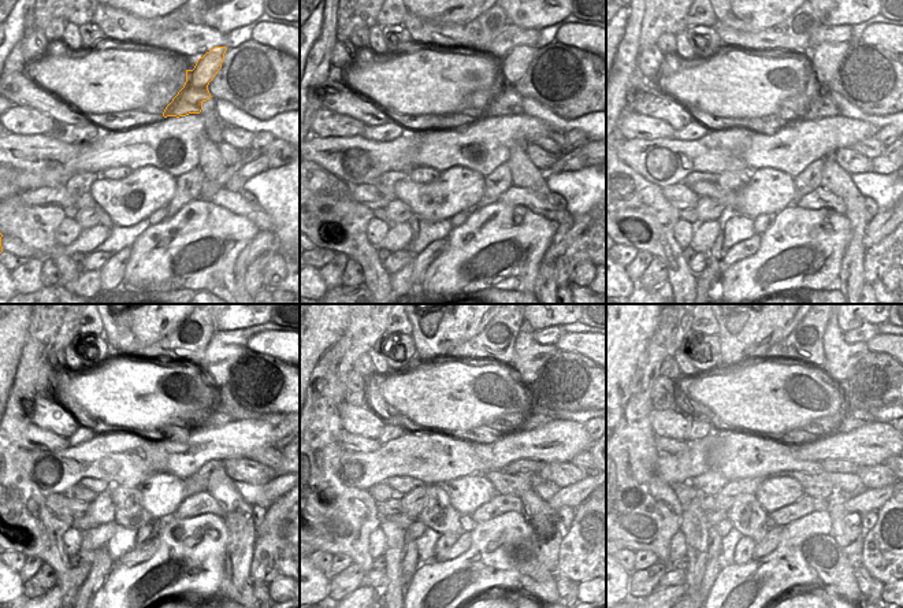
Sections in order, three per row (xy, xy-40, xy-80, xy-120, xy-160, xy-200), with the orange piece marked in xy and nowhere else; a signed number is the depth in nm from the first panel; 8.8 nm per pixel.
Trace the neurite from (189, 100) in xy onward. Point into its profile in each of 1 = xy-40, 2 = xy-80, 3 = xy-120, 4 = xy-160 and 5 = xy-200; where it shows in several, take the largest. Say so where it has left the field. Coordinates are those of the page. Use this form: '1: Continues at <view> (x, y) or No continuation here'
1: Continues at xy-40 (504, 100)
2: Continues at xy-80 (824, 63)
3: Continues at xy-120 (219, 358)
4: Continues at xy-160 (531, 356)
5: Continues at xy-200 (840, 356).

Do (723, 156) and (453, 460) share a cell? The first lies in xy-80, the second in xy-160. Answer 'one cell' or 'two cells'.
one cell

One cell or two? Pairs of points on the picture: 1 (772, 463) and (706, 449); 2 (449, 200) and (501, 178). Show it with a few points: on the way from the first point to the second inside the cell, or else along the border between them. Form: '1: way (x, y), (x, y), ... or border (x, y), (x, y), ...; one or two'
1: way (755, 456), (723, 452); one
2: border (485, 177), (485, 192), (476, 206); two

